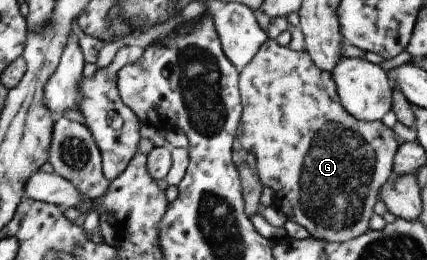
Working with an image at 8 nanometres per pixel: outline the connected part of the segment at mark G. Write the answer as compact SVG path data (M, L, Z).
M274 39L267 40L267 43L264 43L261 46L261 49L257 52L257 55L253 58L253 61L243 69L242 72L240 72L240 89L242 92L242 102L244 105L244 114L242 115L242 124L243 124L243 132L242 135L239 136L239 142L243 146L243 149L251 150L257 159L256 162L256 172L259 174L260 180L262 181L263 185L272 190L273 193L273 204L277 206L281 211L285 212L285 215L288 217L289 220L298 223L299 225L303 226L307 231L309 231L310 235L314 238L325 240L328 242L346 242L349 240L352 240L353 238L359 237L360 235L363 235L364 233L367 233L367 222L369 221L369 217L373 214L372 207L375 205L375 201L378 200L378 191L380 190L380 187L388 181L389 177L392 175L392 161L394 153L398 149L398 144L393 138L393 131L391 128L388 128L383 125L381 121L365 121L360 120L359 118L356 118L354 115L351 115L348 111L346 106L342 104L342 98L338 94L338 85L335 83L334 80L334 74L323 71L313 59L312 55L307 51L301 51L296 52L291 49L288 49L287 47L283 47L282 45L279 45L279 42Z

